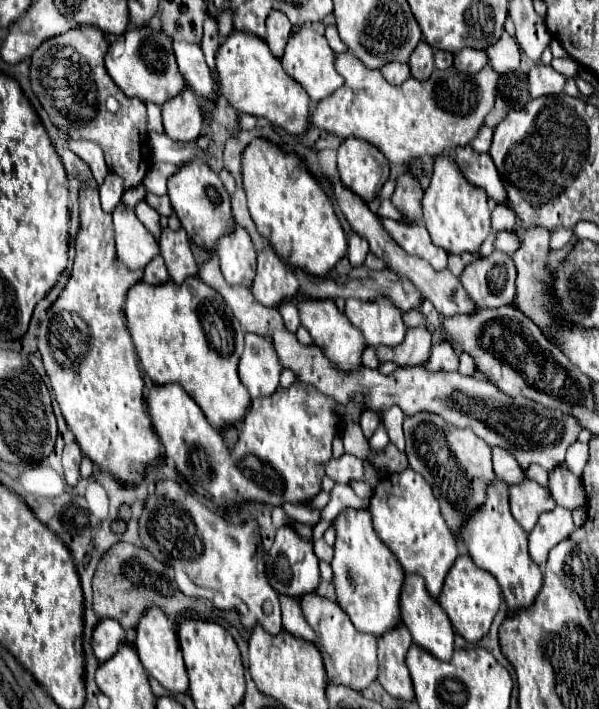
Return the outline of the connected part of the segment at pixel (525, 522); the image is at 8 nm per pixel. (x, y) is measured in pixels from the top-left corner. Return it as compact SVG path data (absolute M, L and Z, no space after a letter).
M523 480L519 486L511 486L511 512L525 532L531 532L537 518L555 506L549 490L533 480Z

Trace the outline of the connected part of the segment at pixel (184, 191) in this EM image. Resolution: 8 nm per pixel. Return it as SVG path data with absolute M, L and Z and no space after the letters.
M193 158L177 168L177 172L169 178L169 198L173 204L173 210L177 218L181 220L183 230L189 234L189 238L203 250L213 250L221 234L229 232L233 228L231 218L231 204L225 200L227 192L223 188L223 182L219 176L211 170L211 166L201 160Z

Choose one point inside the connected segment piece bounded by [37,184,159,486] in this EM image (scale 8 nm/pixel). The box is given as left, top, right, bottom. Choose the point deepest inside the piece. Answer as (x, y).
(87, 353)

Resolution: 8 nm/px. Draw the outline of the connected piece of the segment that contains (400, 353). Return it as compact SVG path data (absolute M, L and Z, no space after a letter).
M407 330L401 346L393 350L377 350L379 364L395 362L397 366L421 366L429 360L431 334L429 330Z

